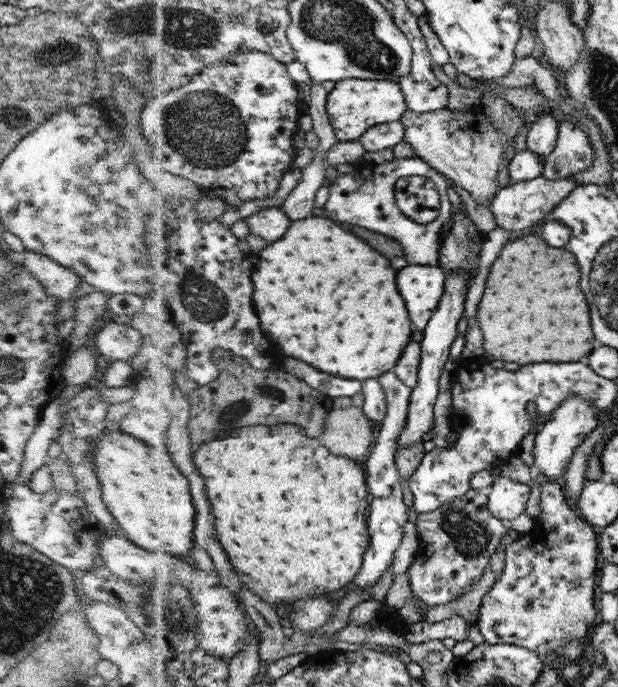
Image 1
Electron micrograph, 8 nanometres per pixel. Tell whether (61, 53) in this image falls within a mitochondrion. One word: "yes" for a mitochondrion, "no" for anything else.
yes

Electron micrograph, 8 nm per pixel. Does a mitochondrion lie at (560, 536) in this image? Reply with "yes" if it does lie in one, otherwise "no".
no

